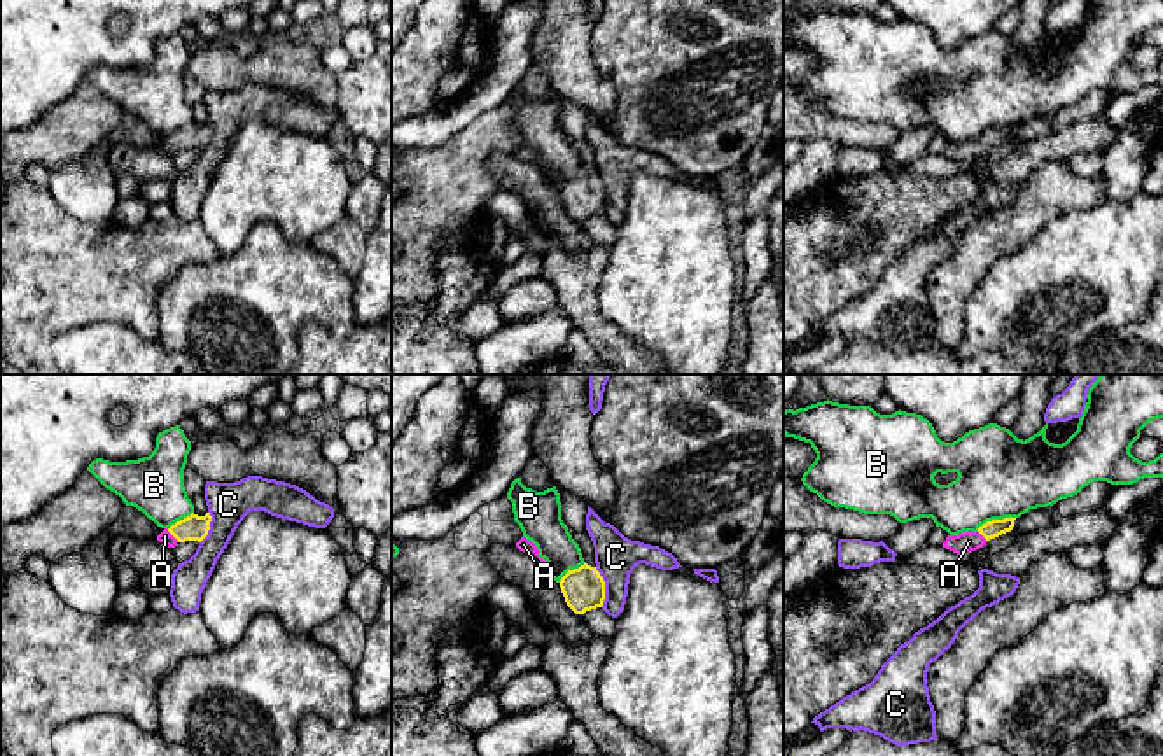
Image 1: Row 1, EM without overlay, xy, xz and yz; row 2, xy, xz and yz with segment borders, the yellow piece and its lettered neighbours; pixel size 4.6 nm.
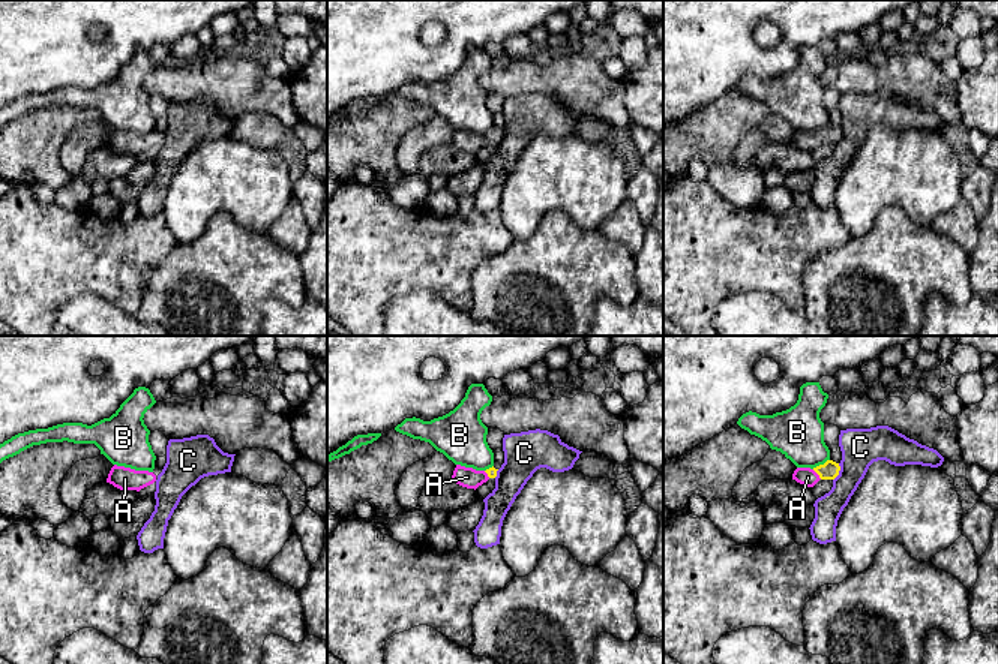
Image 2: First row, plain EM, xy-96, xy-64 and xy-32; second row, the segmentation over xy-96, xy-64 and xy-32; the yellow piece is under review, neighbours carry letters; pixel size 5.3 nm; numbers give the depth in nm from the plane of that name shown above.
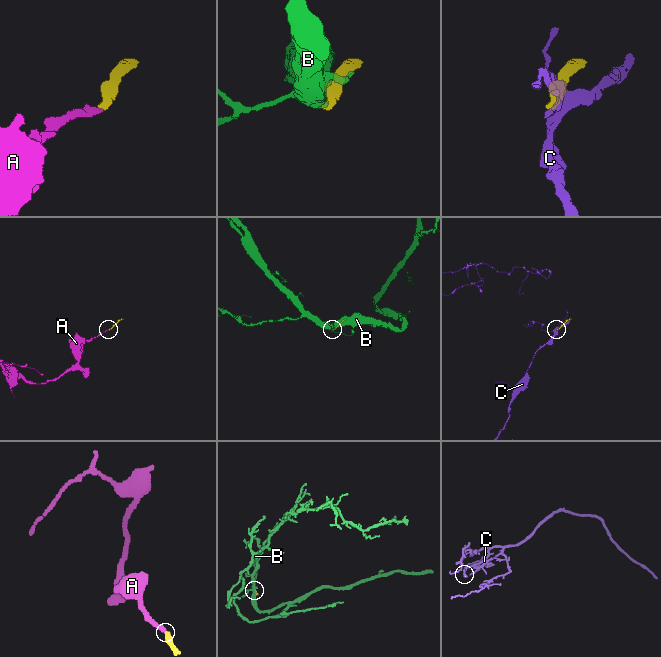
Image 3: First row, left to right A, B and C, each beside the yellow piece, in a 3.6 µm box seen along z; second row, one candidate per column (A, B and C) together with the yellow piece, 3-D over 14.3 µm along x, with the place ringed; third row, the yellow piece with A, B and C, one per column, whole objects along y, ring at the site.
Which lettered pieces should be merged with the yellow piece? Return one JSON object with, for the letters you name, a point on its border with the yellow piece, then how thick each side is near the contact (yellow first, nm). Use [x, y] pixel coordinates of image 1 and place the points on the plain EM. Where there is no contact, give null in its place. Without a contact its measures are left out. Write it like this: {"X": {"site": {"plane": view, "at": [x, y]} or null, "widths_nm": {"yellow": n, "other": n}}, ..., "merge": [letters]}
{"A": {"site": {"plane": "xy", "at": [174, 144]}, "widths_nm": {"yellow": 120, "other": 60}}, "merge": ["A"]}

